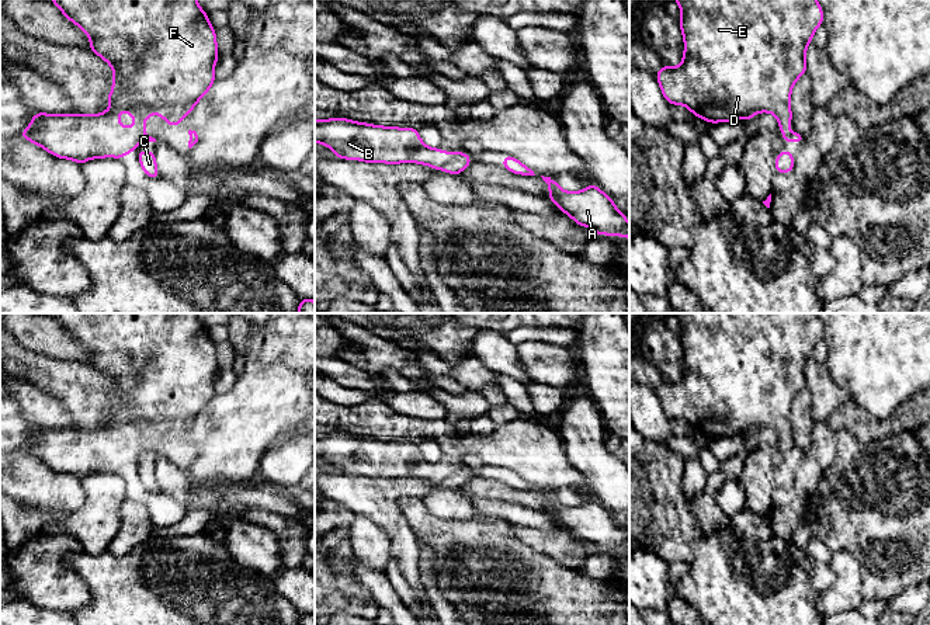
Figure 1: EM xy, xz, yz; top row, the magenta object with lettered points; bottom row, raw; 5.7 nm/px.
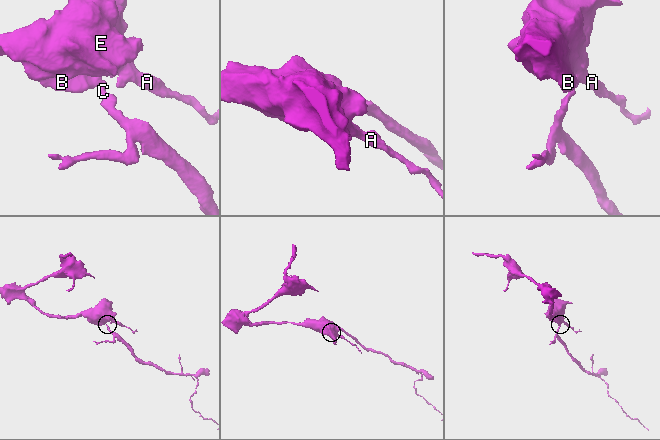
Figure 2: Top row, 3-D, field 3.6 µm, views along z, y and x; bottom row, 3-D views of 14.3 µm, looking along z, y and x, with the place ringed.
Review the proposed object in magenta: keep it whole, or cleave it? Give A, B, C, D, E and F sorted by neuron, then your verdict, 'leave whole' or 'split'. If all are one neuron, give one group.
A B D E F / C | split

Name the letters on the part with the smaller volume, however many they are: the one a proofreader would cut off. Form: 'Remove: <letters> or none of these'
Remove: C

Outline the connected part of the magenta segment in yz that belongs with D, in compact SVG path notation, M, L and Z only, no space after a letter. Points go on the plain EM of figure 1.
M674 313L680 322L681 333L679 336L684 353L683 376L677 382L662 379L656 388L656 395L669 419L686 420L694 431L701 431L709 438L732 437L735 434L752 434L757 427L771 427L778 435L782 455L790 449L791 404L795 396L806 388L805 368L813 347L823 338L823 324L816 313Z

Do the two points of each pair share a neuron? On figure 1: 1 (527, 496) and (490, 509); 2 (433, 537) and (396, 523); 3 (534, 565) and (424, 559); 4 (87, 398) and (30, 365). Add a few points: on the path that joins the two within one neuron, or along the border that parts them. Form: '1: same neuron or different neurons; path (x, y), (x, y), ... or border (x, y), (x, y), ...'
1: different neurons; border (474, 493), (505, 504)
2: different neurons; border (402, 496), (399, 510), (417, 540)
3: different neurons; border (419, 538), (433, 554), (436, 584), (441, 590)
4: same neuron; path (73, 384), (59, 370), (44, 365)

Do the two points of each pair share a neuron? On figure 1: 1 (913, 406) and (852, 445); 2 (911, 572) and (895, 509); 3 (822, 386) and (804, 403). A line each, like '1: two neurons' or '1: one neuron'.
1: two neurons
2: one neuron
3: two neurons

